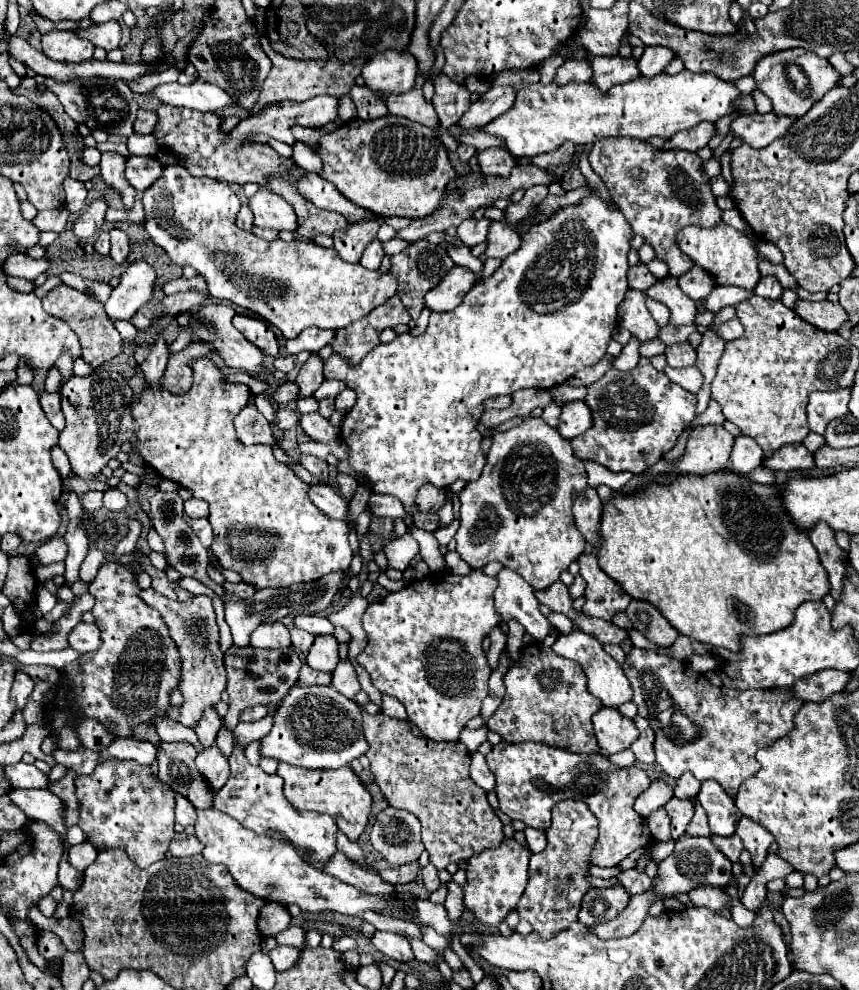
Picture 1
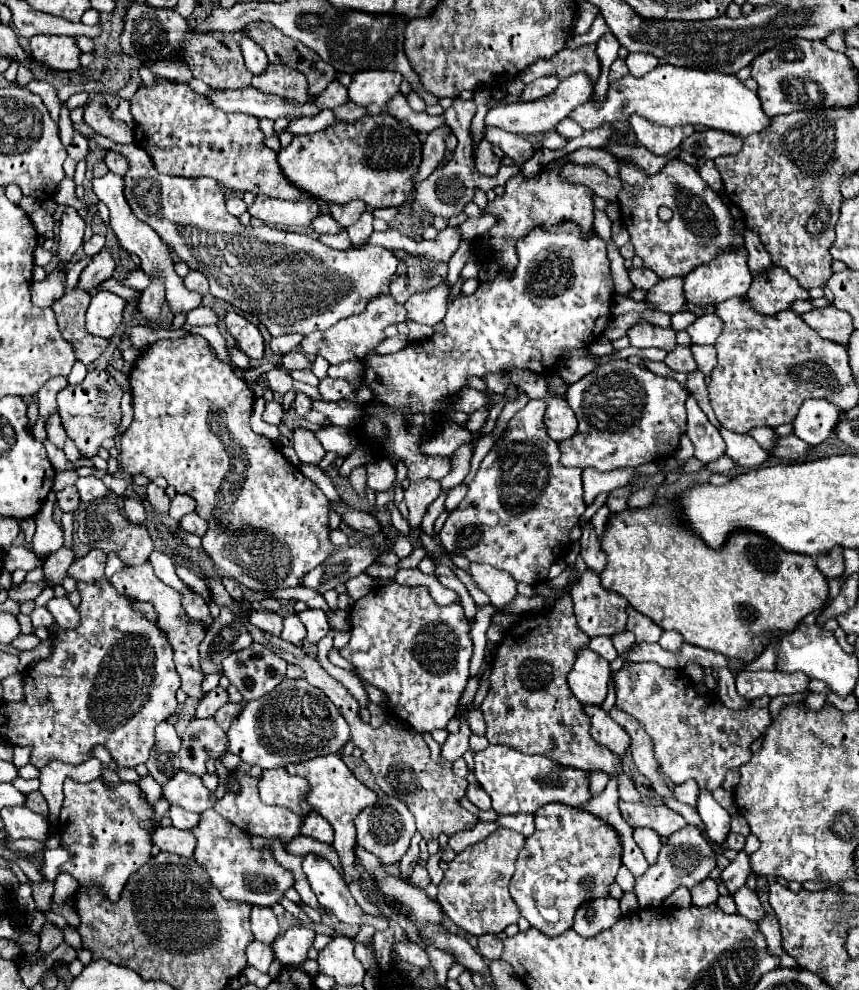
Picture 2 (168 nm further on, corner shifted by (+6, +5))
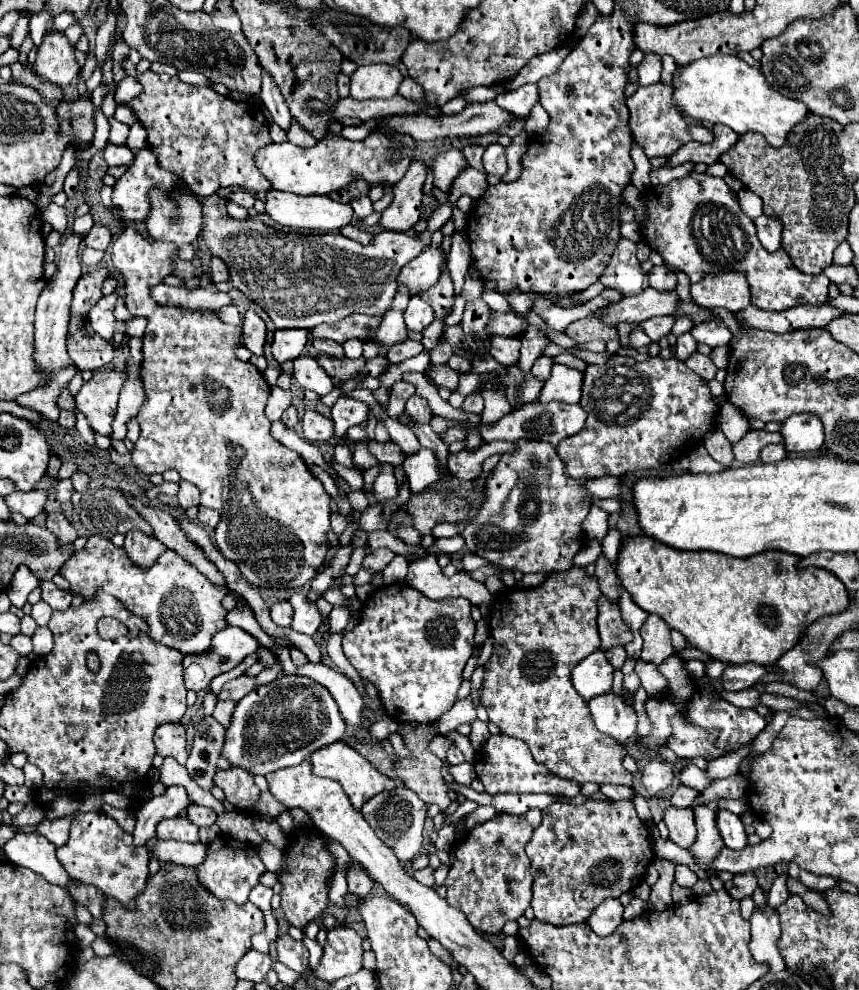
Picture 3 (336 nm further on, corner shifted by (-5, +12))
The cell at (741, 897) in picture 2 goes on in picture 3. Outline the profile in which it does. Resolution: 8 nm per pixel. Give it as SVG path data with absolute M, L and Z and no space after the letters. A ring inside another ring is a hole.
M771 907L765 911L755 911L751 917L751 953L757 963L765 963L769 973L779 973L785 969L785 961L779 953L777 939L781 935L777 913Z

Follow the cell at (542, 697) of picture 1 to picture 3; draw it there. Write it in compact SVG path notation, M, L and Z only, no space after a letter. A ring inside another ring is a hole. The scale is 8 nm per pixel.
M573 565L567 571L551 573L533 589L523 587L503 587L493 595L489 607L489 629L493 639L493 653L485 663L481 705L489 713L489 721L495 723L501 733L523 739L535 761L545 765L553 775L561 779L577 781L579 785L591 783L617 783L631 785L633 775L623 767L623 757L627 755L625 747L613 737L599 733L589 717L587 701L573 689L571 671L573 667L599 649L597 633L597 599L601 597L597 579L585 573L585 567Z

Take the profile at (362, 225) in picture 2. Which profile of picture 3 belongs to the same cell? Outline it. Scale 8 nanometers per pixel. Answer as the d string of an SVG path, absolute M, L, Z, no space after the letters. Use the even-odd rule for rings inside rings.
M363 195L359 199L353 199L349 205L353 207L357 217L367 217L369 213L373 213L373 203L371 203L371 199L367 195Z

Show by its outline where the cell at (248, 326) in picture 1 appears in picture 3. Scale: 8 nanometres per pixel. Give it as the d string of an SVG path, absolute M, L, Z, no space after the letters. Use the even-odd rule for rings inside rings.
M247 311L243 317L243 345L253 355L263 355L265 345L265 323L255 311Z

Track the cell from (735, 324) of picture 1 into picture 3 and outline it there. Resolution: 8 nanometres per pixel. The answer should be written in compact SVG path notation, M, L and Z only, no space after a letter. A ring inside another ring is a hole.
M709 321L709 325L695 325L691 329L691 335L697 343L705 343L709 347L721 347L721 345L729 345L731 341L731 331L719 323L719 321Z

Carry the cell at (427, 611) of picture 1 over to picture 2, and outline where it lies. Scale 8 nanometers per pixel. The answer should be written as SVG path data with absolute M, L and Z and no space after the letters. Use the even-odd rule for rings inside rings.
M396 582L380 588L372 588L366 596L354 602L350 610L350 642L340 654L352 662L360 676L378 686L388 694L390 714L404 720L416 732L434 732L446 728L452 718L456 718L462 692L470 678L470 658L472 658L472 638L470 624L464 618L464 608L460 602L440 606L430 596L426 586L400 586Z

